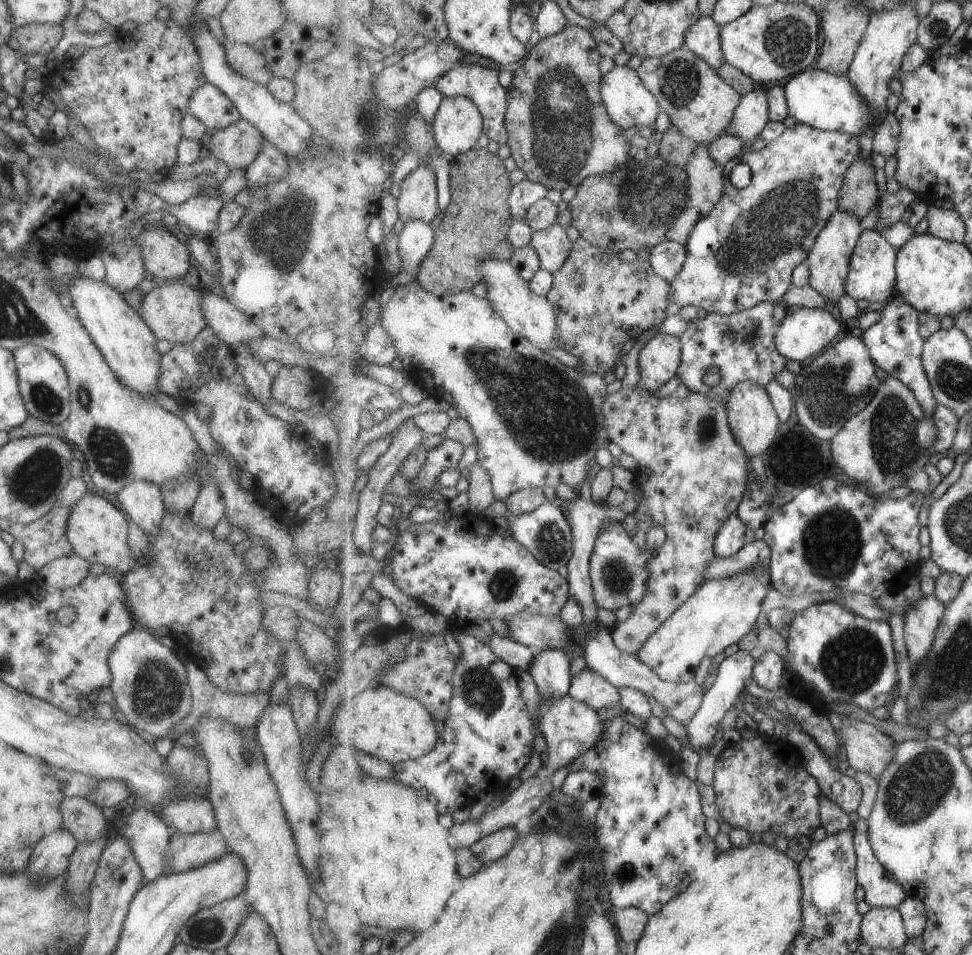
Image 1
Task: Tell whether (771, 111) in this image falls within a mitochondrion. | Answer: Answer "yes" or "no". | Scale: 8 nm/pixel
no

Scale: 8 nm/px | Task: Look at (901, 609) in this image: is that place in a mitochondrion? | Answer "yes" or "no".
no

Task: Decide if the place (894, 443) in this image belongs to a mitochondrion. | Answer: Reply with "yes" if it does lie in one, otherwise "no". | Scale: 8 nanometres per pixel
yes

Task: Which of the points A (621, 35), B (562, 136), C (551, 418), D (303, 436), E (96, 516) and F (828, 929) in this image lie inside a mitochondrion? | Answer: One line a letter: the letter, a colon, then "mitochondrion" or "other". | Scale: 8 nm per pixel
A: other
B: mitochondrion
C: mitochondrion
D: other
E: other
F: other

